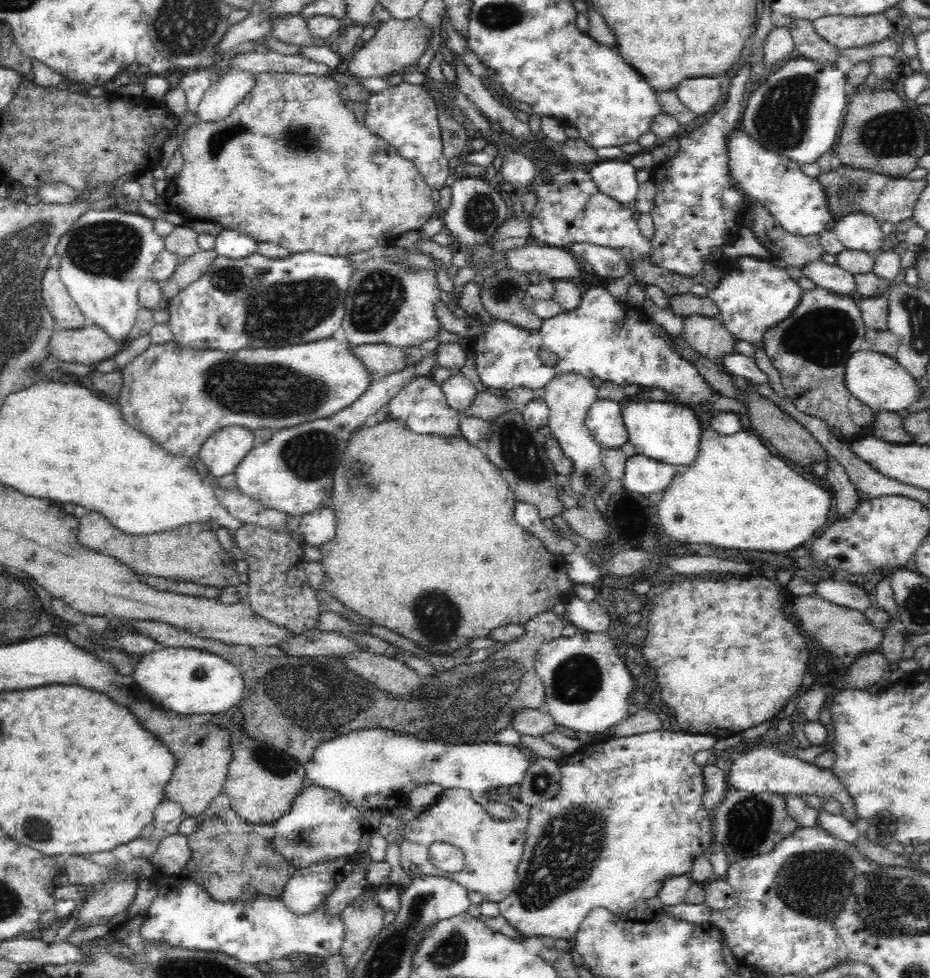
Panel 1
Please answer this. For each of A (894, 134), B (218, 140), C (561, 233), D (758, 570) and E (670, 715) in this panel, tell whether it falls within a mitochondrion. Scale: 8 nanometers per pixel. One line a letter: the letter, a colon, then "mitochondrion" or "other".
A: mitochondrion
B: mitochondrion
C: other
D: other
E: other

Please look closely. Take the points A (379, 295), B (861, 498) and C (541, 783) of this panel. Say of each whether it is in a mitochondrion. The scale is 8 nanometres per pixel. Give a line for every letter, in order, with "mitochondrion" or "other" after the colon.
A: mitochondrion
B: other
C: mitochondrion

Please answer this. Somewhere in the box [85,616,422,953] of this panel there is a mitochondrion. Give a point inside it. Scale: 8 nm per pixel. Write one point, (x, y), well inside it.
(314, 701)

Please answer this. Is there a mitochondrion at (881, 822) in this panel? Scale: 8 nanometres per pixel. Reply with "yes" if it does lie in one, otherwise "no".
no

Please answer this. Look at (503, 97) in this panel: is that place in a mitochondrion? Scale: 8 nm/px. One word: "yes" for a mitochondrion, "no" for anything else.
no

